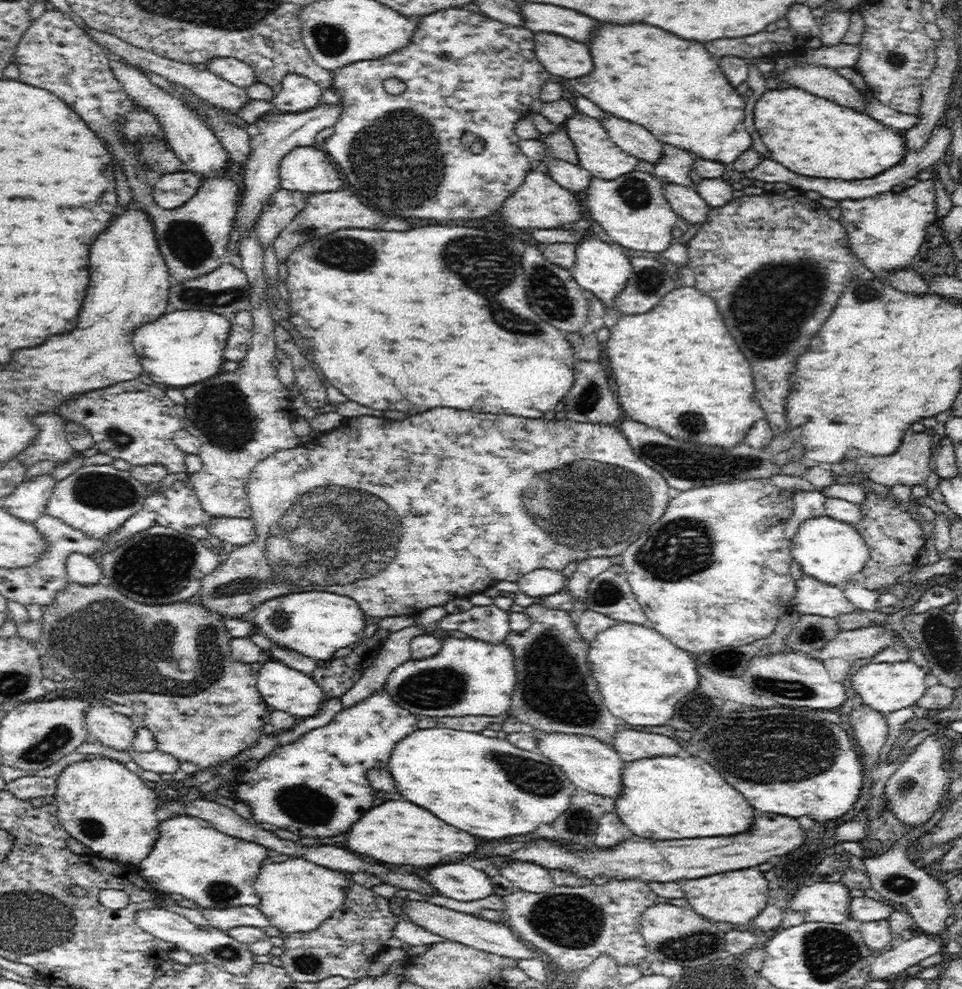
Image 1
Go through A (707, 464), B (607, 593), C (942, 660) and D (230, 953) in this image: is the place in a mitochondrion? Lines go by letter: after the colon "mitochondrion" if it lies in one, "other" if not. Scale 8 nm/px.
A: mitochondrion
B: mitochondrion
C: mitochondrion
D: mitochondrion

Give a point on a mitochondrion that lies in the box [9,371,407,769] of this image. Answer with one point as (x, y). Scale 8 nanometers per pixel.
(89, 641)

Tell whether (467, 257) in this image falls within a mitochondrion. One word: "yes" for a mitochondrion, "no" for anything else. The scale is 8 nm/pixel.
yes

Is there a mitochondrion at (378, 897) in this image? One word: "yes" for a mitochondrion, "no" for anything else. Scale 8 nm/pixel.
no

